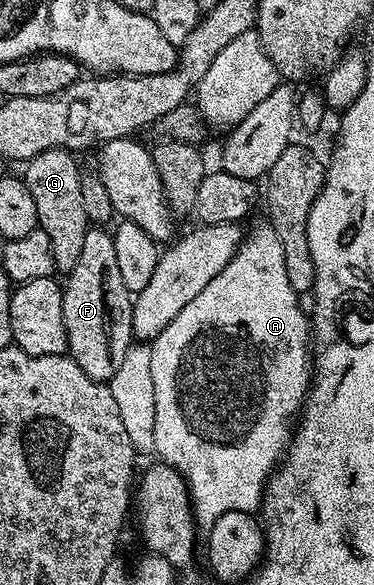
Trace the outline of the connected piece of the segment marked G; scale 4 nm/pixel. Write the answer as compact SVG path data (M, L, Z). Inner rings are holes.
M67 148L43 150L43 154L35 154L35 158L27 161L23 171L27 190L31 190L31 198L35 198L37 226L51 238L51 252L55 254L55 266L61 274L75 270L75 262L79 262L79 254L83 251L83 238L91 227L87 210L83 210L83 172L77 169L73 156L76 155Z

